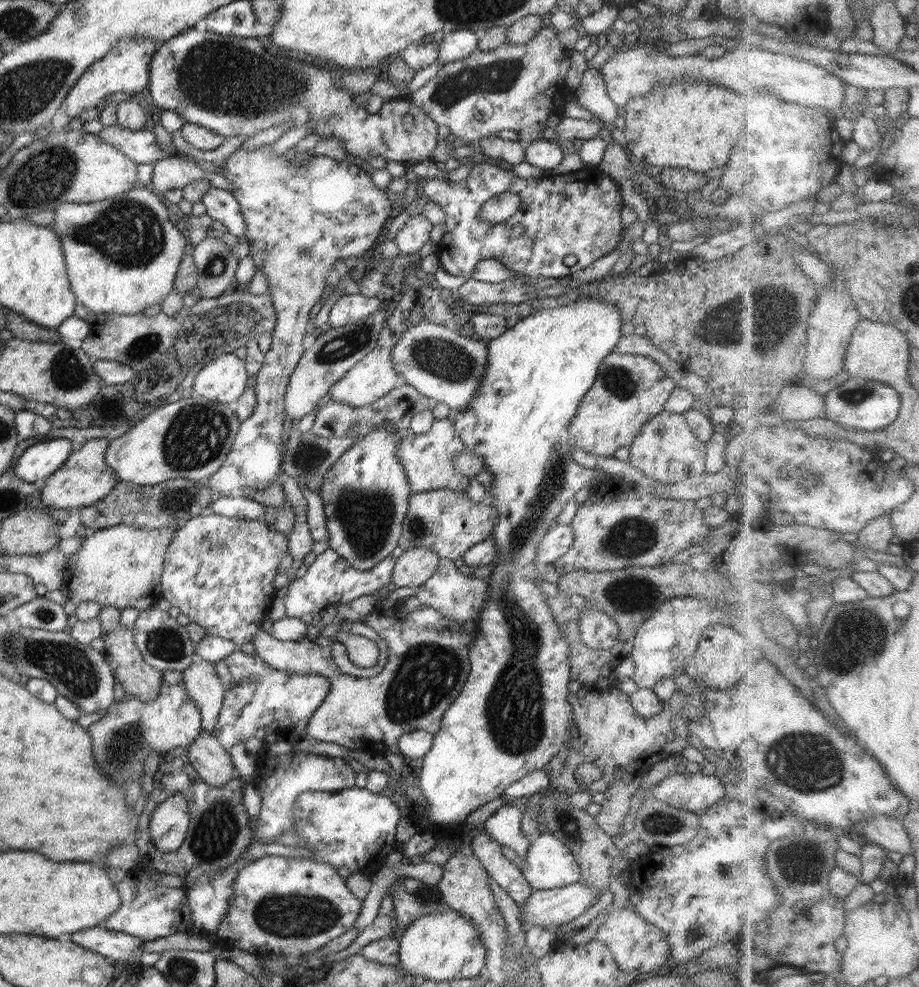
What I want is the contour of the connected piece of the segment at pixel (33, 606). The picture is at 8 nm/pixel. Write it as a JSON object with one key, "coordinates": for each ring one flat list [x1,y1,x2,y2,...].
{"coordinates":[[38,596,29,603,21,604,13,610,14,618,22,627,39,628,52,632,64,632,68,624,68,614,56,602]]}

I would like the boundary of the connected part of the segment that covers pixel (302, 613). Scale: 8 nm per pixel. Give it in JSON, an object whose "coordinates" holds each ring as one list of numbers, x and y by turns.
{"coordinates":[[332,547,326,548,316,555,304,576,288,583,287,594,283,598,286,617,300,619,306,624,331,624,341,604,352,602,360,596,381,592,380,588,384,586,392,587,396,559,390,555,377,562,370,570,356,570,356,567,350,566]]}

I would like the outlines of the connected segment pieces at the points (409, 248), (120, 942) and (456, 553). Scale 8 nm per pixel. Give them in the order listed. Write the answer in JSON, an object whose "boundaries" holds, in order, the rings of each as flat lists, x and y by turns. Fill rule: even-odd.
{"boundaries":[[[422,213,411,216,392,241,404,255,418,253,428,242,432,227,433,224]],[[103,926,80,930,76,934,70,934,67,939,92,952,105,956,117,966,121,966,128,958,133,958,133,962,138,965,138,960,143,953,139,949,144,940,125,933,108,930]],[[432,489,411,493,398,546,405,551,414,547,429,548,435,550,440,558,455,561,475,544,490,537,496,524,498,513,493,505,489,501,474,503,468,499,466,491]]]}

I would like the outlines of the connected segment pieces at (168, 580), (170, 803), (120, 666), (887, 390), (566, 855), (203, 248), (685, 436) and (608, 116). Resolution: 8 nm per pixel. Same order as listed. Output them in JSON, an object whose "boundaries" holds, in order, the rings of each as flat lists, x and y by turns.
{"boundaries":[[[211,512,196,516,174,531,168,545,160,581,162,596,171,606,180,608,180,614,188,616,190,622,200,625,207,635,231,640,240,649,242,644,252,642,259,633,275,596,274,576,279,572,282,558,288,553,288,537,268,528,265,522,226,518]],[[175,794,163,800,150,815,148,834,158,850,174,853,186,840,190,824,186,797]],[[118,625,112,632,104,632,101,636,105,642,106,661,114,673,116,682,120,682,125,692,130,696,140,699,142,702,148,702,155,699,159,693,160,683,163,679,163,671,150,666,144,661,143,654,136,646,133,637,133,626,125,627]],[[851,378,825,394,826,420,835,421,841,428,876,432,899,420,903,410,903,395,895,387,879,381]],[[537,833,528,845,528,854,519,866,534,890,551,890,576,884,582,878,580,866,558,836]],[[206,237,195,247,190,247,199,277,197,287,202,298,216,298,235,279,235,270,239,265,234,255,235,249,214,237]],[[663,411,642,426,629,447,630,456,626,464,641,470,660,484,674,484,702,474,713,466,715,456,698,455,696,441,697,438,694,437,683,414]],[[588,67,583,73,580,87,573,89,572,95,607,125,619,116,617,105,607,93,607,84,600,69]]]}

